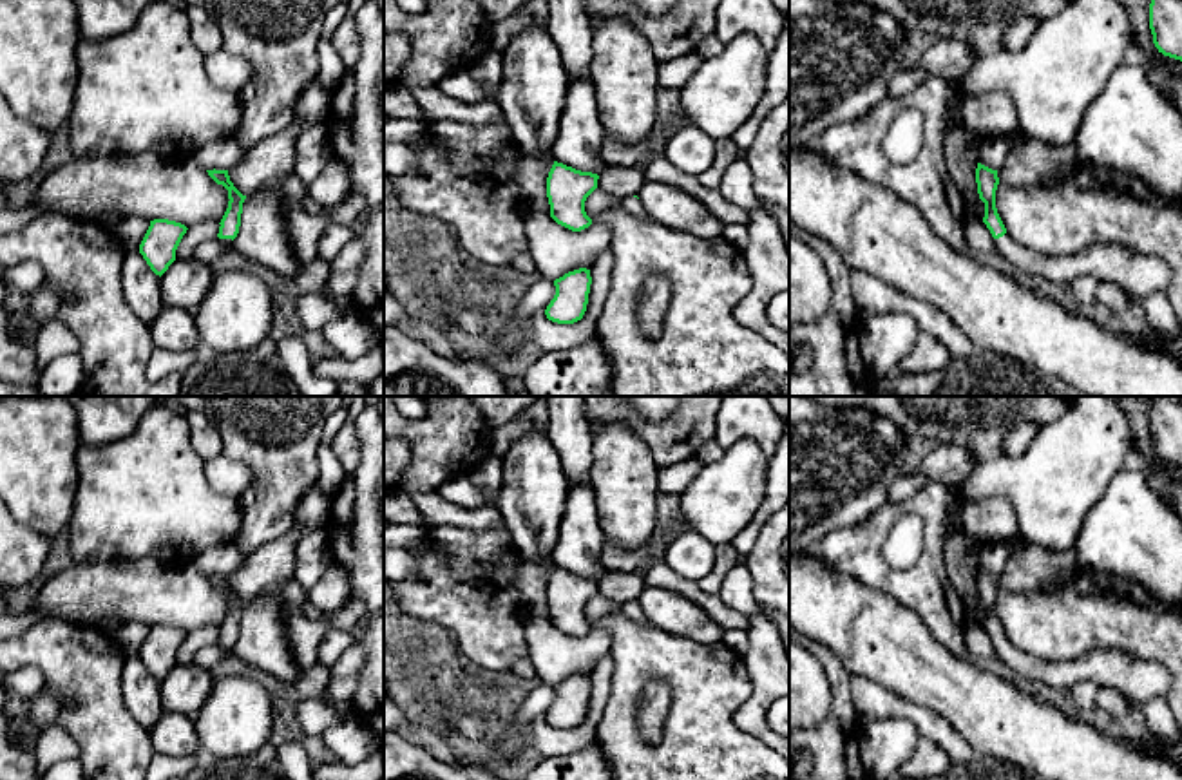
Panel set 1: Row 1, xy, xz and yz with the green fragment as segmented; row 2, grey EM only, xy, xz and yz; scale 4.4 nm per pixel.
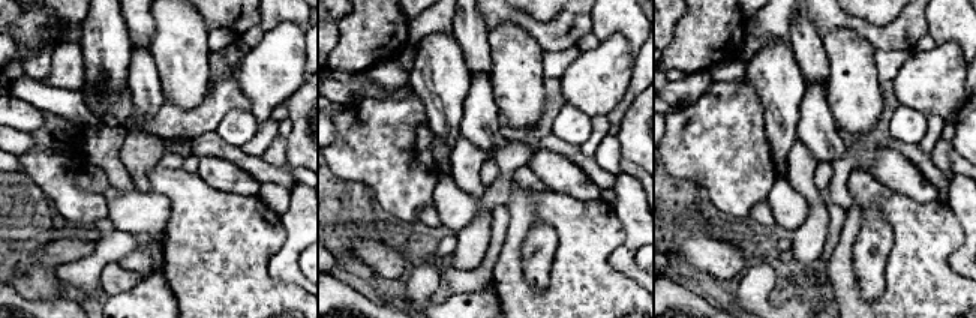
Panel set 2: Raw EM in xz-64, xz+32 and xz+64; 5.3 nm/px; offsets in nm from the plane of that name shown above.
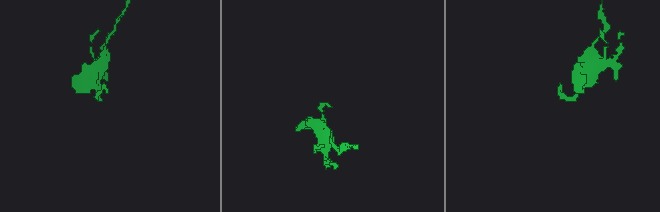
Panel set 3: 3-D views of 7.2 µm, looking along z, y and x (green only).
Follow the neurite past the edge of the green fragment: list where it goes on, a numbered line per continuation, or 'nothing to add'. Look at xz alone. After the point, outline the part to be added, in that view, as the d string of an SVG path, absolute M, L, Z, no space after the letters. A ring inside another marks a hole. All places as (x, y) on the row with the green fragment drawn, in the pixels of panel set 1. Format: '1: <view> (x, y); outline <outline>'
1: xz (632, 205); outline M626 197L619 206L635 217L650 219L643 203L637 197Z

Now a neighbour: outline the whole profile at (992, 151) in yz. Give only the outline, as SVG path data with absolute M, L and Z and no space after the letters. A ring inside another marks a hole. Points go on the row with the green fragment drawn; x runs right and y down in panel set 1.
M987 138L979 143L979 163L992 168L1001 170L1005 165L1005 159L1010 152L1010 143L1006 138Z

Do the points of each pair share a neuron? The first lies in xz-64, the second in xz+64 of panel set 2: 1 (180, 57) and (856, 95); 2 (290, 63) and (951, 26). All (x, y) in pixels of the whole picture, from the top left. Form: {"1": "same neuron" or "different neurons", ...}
{"1": "same neuron", "2": "different neurons"}

